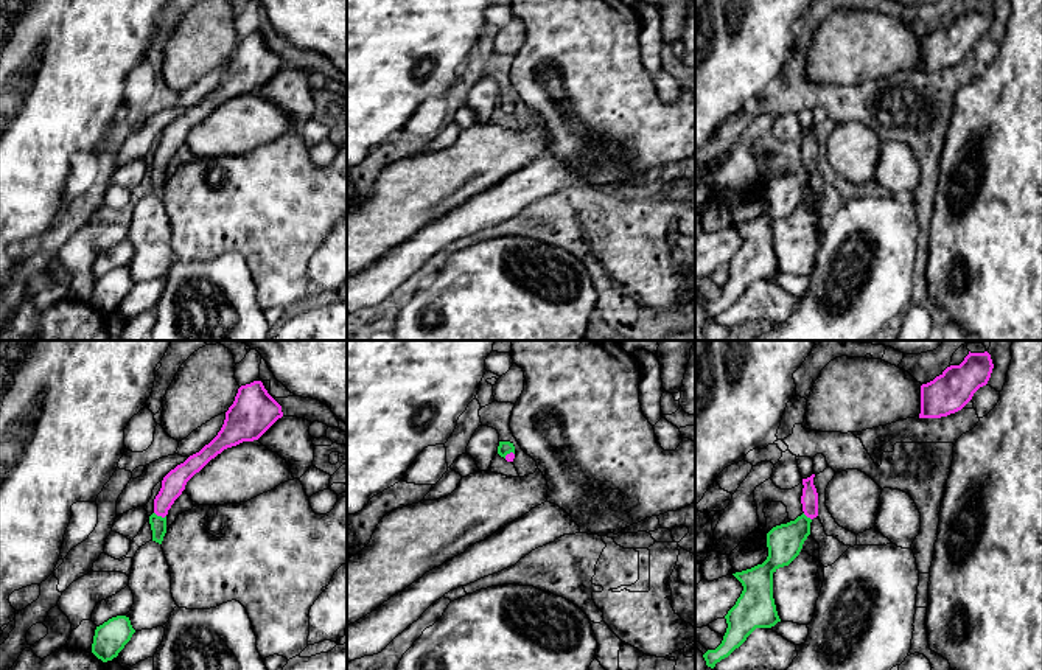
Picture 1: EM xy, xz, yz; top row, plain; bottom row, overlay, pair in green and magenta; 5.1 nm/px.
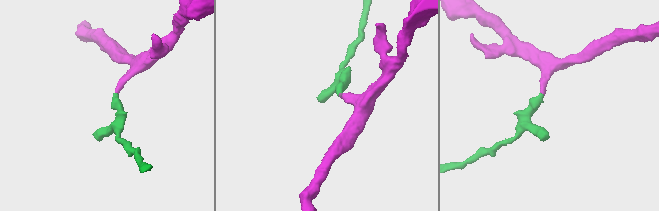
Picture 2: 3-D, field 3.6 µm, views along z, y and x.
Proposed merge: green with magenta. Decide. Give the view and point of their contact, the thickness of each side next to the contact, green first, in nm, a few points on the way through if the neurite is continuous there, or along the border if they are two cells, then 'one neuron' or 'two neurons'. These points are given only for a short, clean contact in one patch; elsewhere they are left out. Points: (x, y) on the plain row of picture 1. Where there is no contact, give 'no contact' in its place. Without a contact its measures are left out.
xy (160, 168) | 80/120 nm | across xy (157, 174), (160, 168), (160, 157), (173, 136) | one neuron

